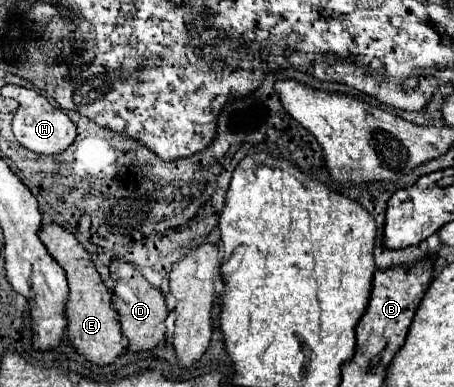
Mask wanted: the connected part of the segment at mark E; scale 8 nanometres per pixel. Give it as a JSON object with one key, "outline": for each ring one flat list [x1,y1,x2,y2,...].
{"outline":[[43,224,41,242,45,244,45,248,53,256,53,260,67,272,69,290,71,290,69,300,67,300,69,342,85,360,89,360,97,366,115,362,125,350,121,324,119,324,119,316,111,308,111,292,107,290,99,272,95,270,95,264,91,262,89,252,75,240,73,234,69,234,67,230,63,230,57,224]]}

